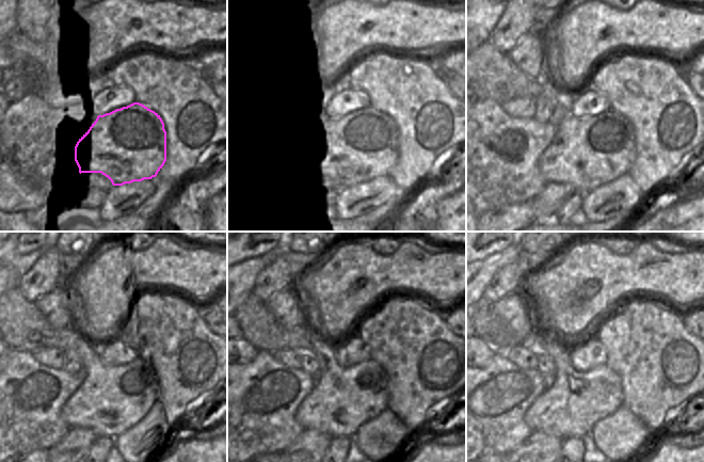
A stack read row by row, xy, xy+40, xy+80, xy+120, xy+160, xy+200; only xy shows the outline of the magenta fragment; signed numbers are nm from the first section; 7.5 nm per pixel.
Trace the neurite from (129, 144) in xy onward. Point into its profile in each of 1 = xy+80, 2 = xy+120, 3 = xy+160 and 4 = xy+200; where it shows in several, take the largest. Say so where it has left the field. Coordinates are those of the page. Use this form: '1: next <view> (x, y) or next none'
1: next xy+80 (588, 152)
2: next xy+120 (110, 397)
3: next xy+160 (344, 398)
4: next xy+200 (577, 400)

